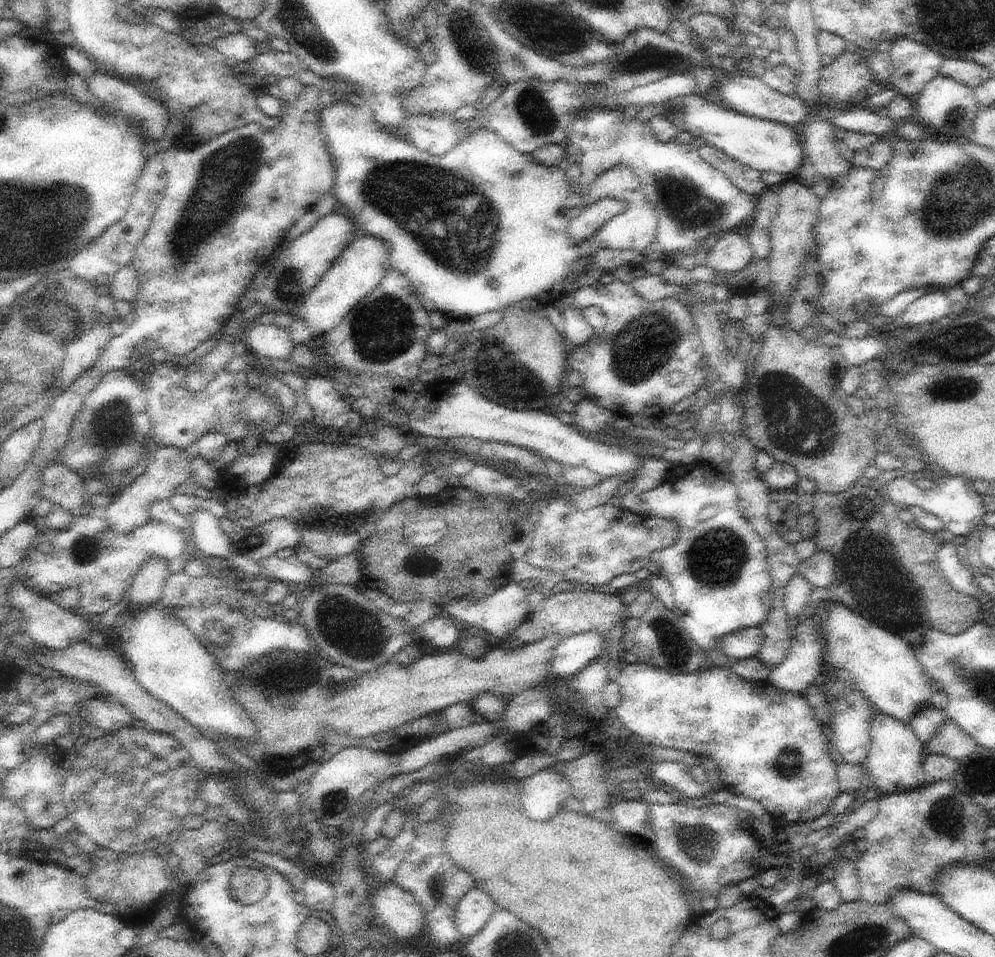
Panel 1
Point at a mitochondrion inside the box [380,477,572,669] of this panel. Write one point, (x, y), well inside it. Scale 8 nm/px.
(415, 566)

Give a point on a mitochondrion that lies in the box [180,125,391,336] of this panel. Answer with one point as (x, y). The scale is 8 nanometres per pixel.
(283, 285)

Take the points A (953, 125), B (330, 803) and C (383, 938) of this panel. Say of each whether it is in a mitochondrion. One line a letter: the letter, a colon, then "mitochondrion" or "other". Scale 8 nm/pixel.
A: mitochondrion
B: mitochondrion
C: other

